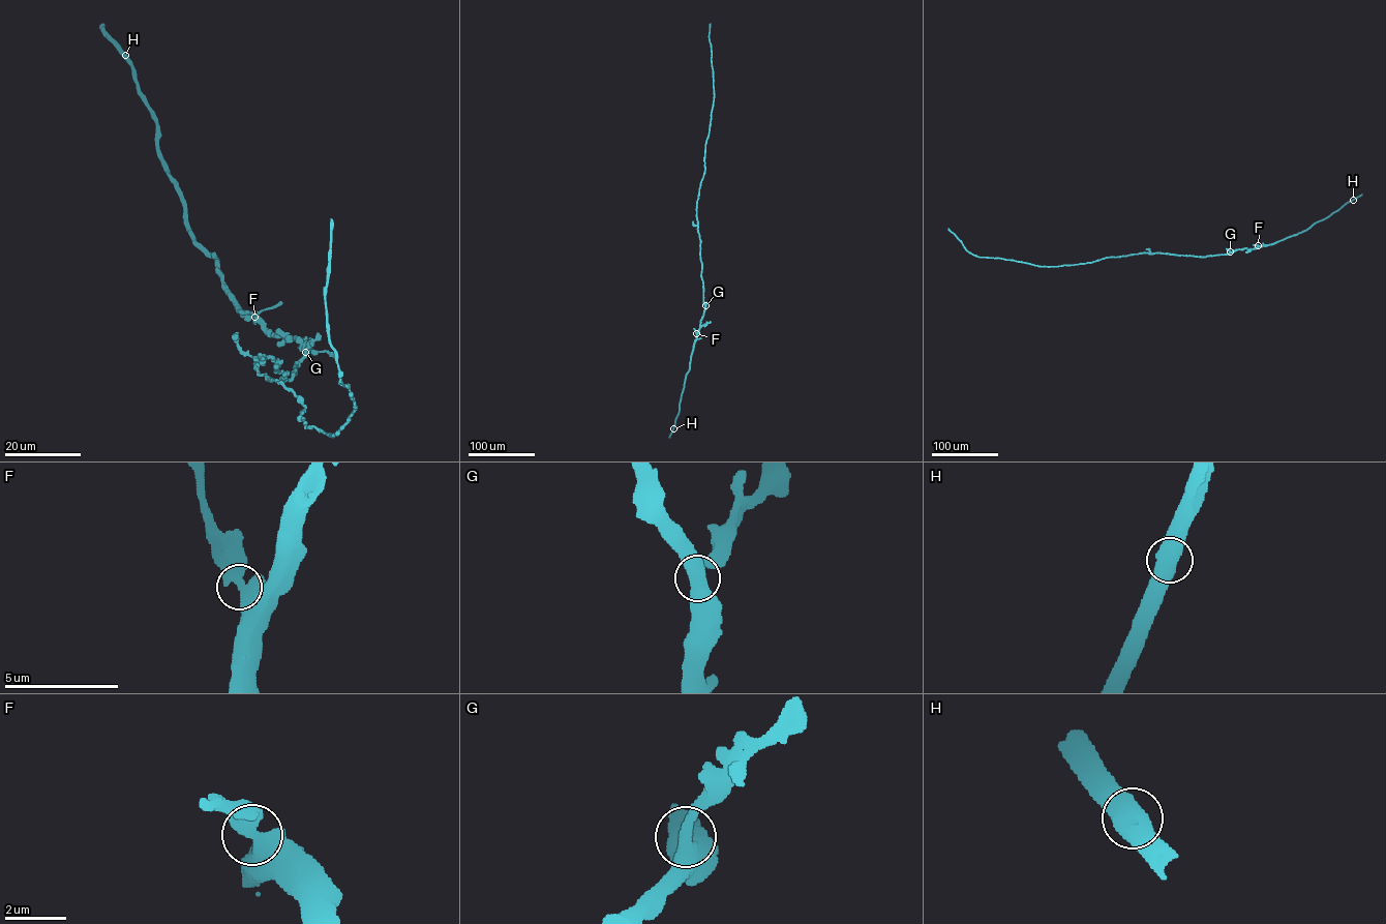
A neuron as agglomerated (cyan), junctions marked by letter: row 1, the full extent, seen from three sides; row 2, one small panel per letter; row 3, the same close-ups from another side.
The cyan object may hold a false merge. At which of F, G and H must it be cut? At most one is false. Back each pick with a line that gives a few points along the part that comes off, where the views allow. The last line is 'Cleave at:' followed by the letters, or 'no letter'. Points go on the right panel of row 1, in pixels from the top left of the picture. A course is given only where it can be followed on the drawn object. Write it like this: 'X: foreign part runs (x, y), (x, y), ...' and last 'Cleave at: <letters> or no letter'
Cleave at: no letter

